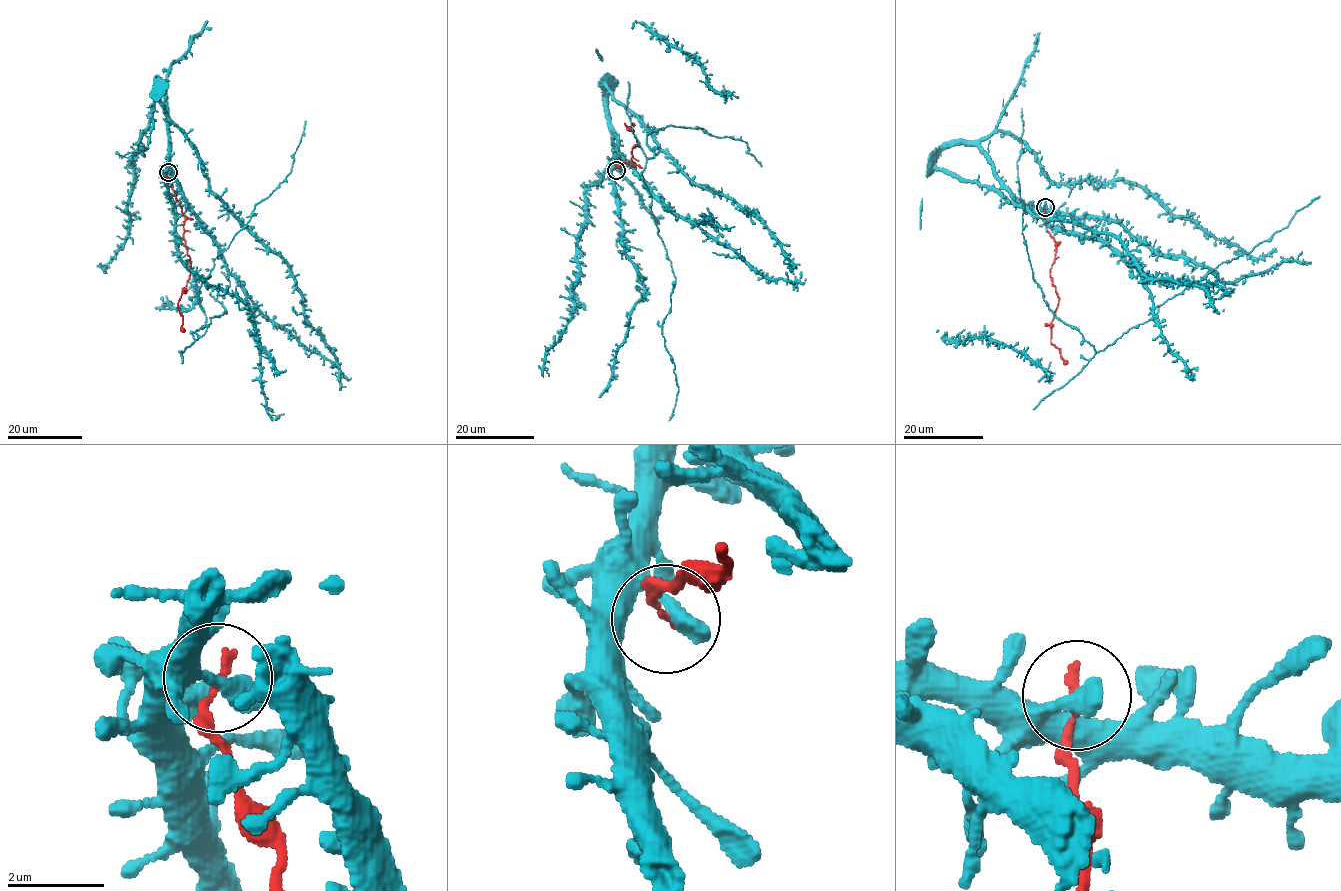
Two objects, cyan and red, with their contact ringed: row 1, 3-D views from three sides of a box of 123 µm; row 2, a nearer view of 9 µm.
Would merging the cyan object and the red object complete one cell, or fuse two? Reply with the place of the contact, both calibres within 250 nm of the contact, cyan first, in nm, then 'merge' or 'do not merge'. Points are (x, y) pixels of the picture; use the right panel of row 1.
at (1045, 207); 440 nm thick on the cyan side, 170 nm on the other; do not merge

